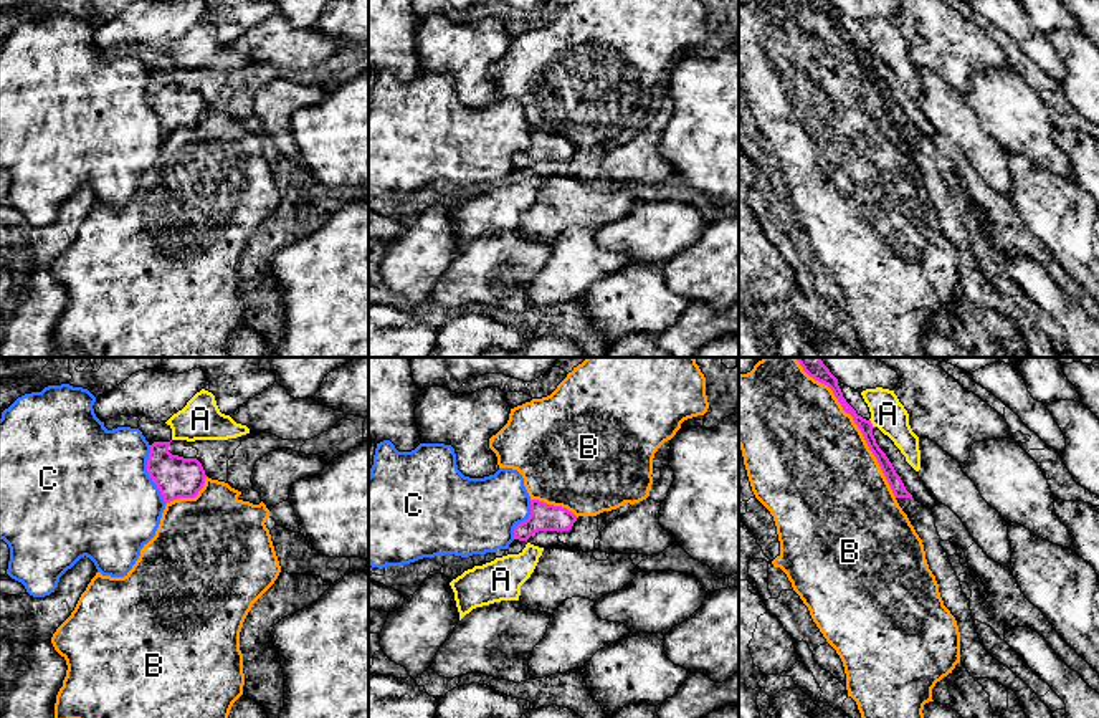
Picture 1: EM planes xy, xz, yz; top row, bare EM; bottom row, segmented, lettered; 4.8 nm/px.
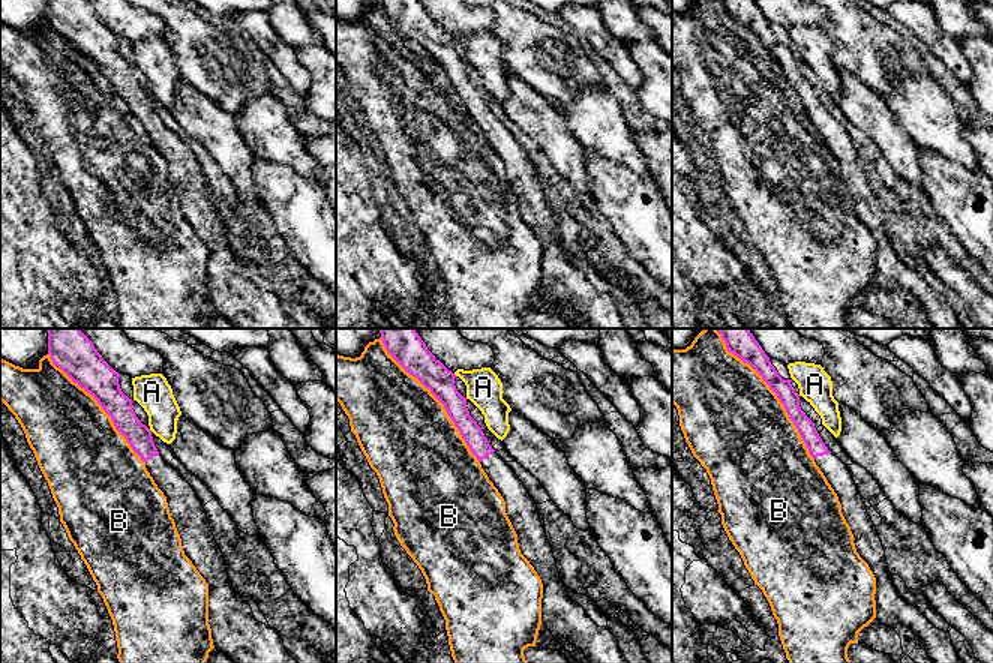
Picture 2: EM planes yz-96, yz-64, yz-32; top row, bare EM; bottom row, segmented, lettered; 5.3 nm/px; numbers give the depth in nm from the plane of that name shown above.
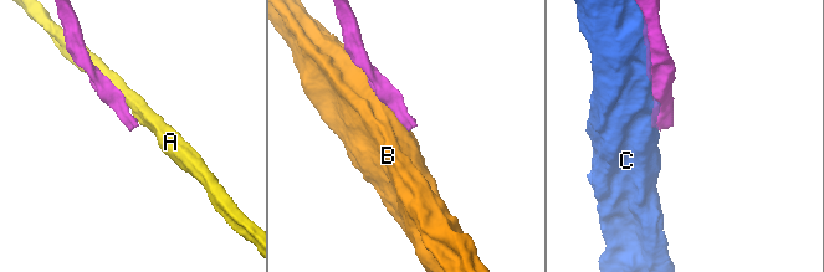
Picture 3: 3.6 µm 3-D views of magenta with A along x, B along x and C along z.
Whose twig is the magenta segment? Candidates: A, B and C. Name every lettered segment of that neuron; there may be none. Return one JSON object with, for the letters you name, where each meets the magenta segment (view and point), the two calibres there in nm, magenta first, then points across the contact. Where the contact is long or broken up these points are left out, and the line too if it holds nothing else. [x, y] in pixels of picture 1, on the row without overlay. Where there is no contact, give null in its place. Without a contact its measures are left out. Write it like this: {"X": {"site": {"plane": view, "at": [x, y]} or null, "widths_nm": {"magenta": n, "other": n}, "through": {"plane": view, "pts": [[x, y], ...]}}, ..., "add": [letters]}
{"add": []}

